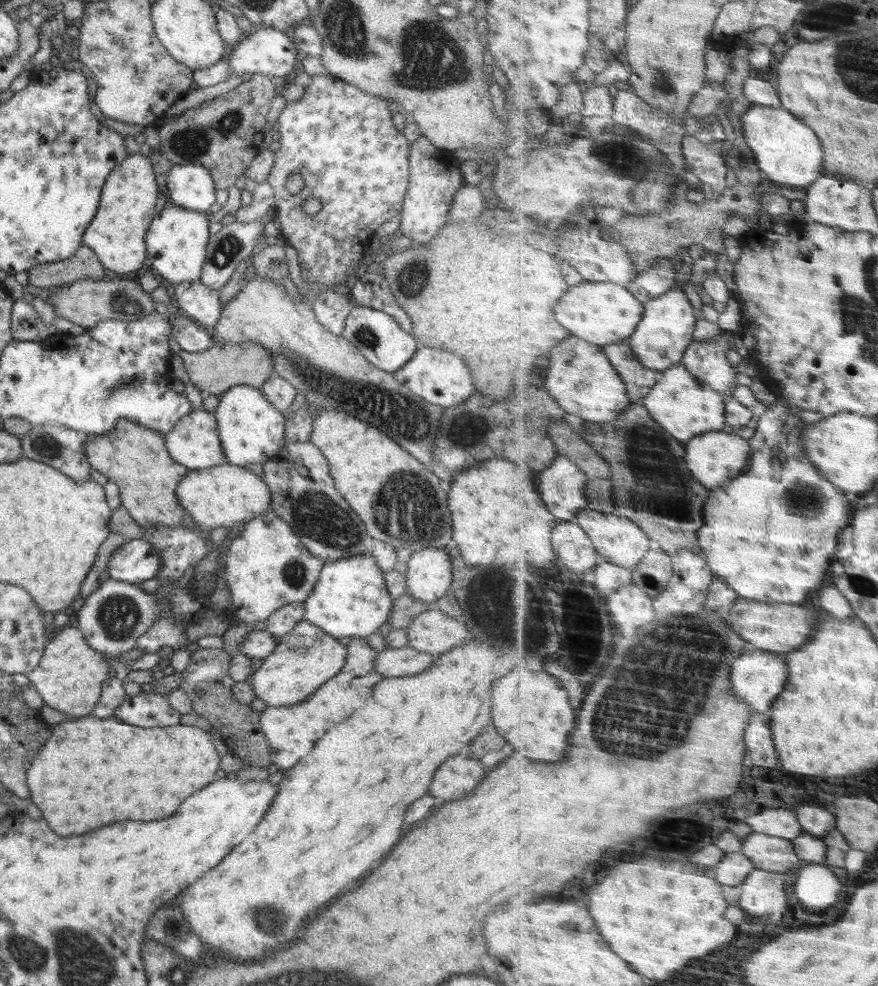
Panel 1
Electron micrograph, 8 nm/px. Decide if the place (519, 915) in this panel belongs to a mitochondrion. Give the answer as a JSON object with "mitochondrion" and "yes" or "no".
{"mitochondrion":"no"}

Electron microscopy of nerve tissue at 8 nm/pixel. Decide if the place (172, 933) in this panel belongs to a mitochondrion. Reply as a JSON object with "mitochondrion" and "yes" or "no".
{"mitochondrion":"no"}

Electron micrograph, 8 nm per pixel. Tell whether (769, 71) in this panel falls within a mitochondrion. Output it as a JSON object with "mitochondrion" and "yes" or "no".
{"mitochondrion":"no"}

